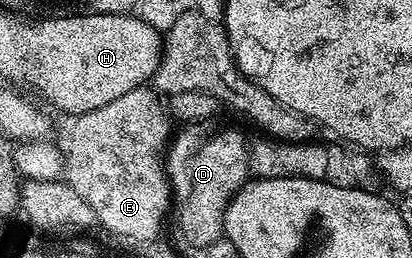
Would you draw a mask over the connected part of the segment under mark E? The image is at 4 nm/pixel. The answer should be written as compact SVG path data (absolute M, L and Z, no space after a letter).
M140 87L129 91L125 95L121 95L121 99L113 99L113 103L105 103L105 107L97 107L97 111L78 114L78 116L74 118L74 121L75 126L71 129L71 146L65 149L65 180L67 184L75 188L77 195L81 195L81 199L85 199L85 203L89 203L89 207L93 207L96 222L98 222L100 226L103 224L116 238L121 239L125 233L158 238L160 234L164 232L162 231L163 220L166 219L167 213L169 217L169 210L173 205L171 187L167 180L167 171L165 168L165 154L169 148L169 142L173 137L173 128L171 129L171 125L173 126L173 118L171 114L167 112L160 94L156 93L154 88Z

